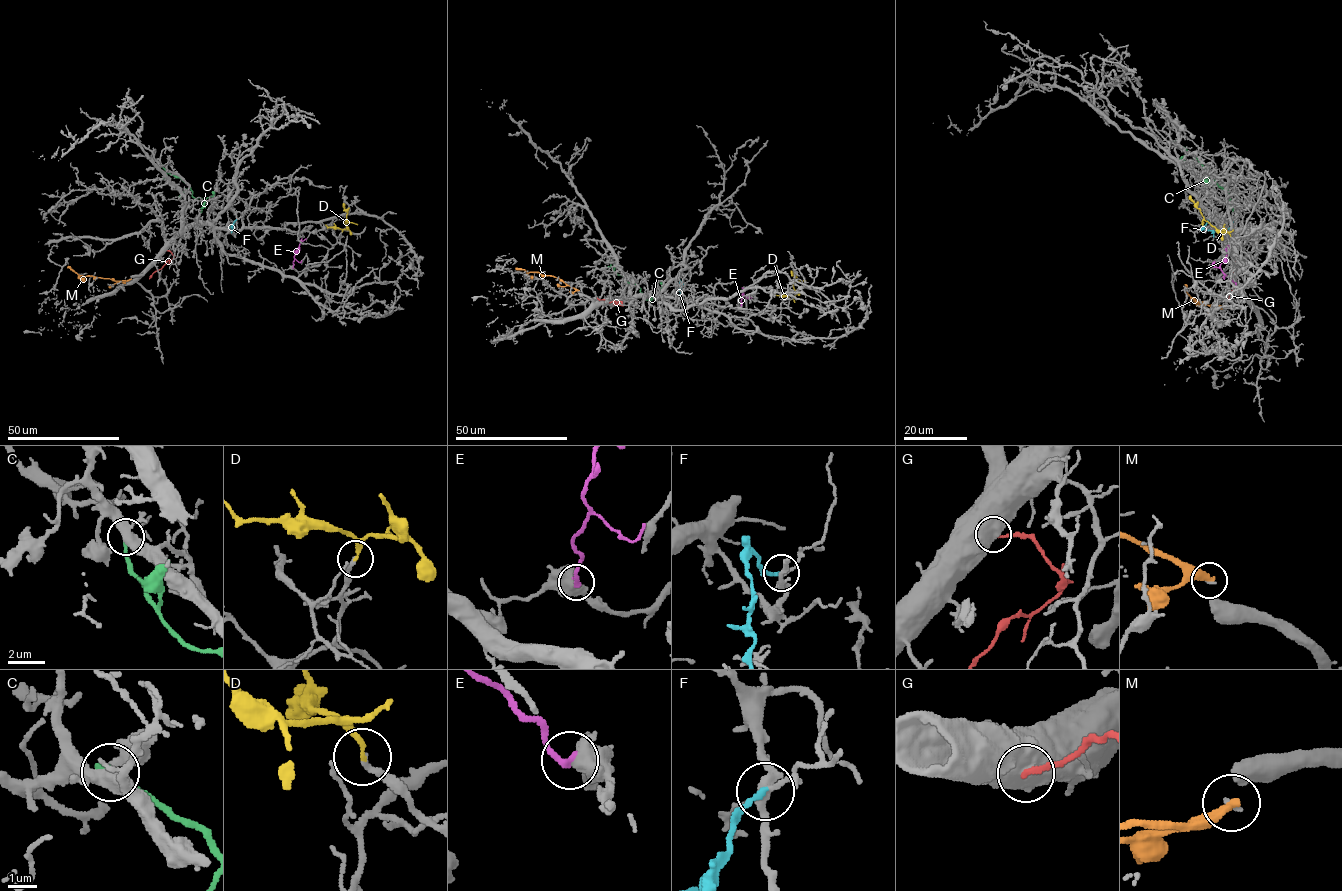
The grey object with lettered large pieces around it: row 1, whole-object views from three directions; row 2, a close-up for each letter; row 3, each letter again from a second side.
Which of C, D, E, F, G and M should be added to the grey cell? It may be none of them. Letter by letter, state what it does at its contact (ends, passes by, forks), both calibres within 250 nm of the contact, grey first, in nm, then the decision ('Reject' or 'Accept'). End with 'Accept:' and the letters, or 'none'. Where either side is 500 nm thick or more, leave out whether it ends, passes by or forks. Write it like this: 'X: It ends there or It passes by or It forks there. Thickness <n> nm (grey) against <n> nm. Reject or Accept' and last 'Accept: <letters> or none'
C: It ends there. Thickness 420 nm (grey) against 240 nm. Reject
D: It ends there. Thickness 220 nm (grey) against 200 nm. Accept
E: Thickness 600 nm (grey) against 240 nm. Accept
F: It ends there. Thickness 280 nm (grey) against 200 nm. Reject
G: Thickness 900 nm (grey) against 160 nm. Reject
M: It ends there. Thickness 120 nm (grey) against 360 nm. Reject
Accept: D, E

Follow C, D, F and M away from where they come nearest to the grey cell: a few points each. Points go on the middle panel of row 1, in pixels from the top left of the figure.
C: (610, 261), (618, 274), (629, 277), (643, 294), (651, 298), (660, 290), (660, 281)
D: (790, 300), (796, 292), (793, 283), (796, 278), (791, 271)
F: (684, 284), (680, 281), (679, 300), (683, 302)
M: (578, 290), (552, 276), (515, 268)

